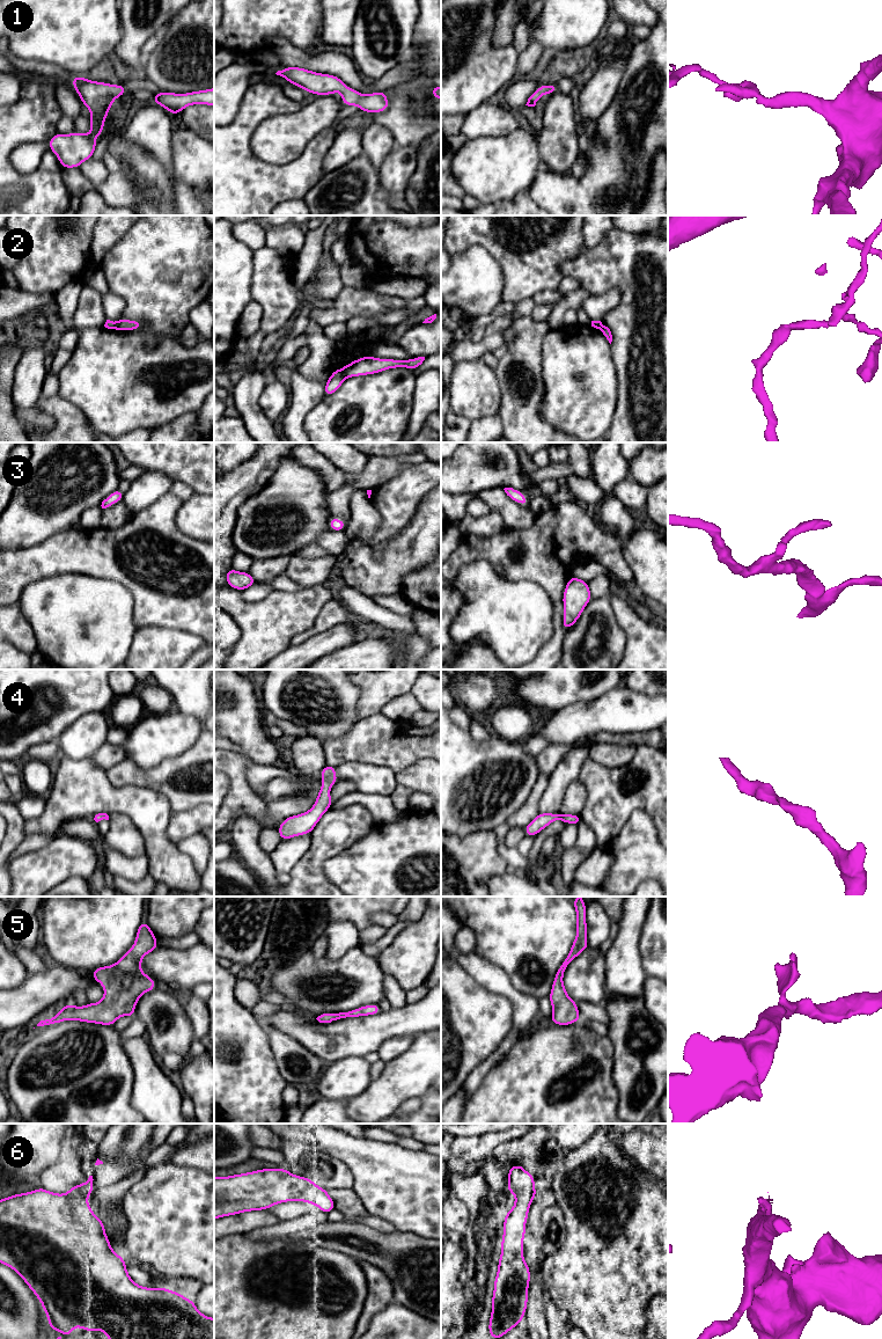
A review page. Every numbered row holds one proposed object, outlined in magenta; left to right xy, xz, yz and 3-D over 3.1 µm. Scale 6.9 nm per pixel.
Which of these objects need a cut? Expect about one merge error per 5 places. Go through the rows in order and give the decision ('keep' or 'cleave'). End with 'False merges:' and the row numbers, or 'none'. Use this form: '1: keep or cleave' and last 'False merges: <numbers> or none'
1: keep
2: cleave
3: keep
4: keep
5: keep
6: keep
False merges: 2

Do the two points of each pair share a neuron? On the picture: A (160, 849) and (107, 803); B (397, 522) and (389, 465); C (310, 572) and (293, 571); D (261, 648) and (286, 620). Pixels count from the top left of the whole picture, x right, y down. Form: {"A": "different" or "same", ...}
{"A": "same", "B": "different", "C": "same", "D": "same"}

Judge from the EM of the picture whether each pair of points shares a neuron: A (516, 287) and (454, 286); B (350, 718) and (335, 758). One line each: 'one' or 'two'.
A: two
B: two

